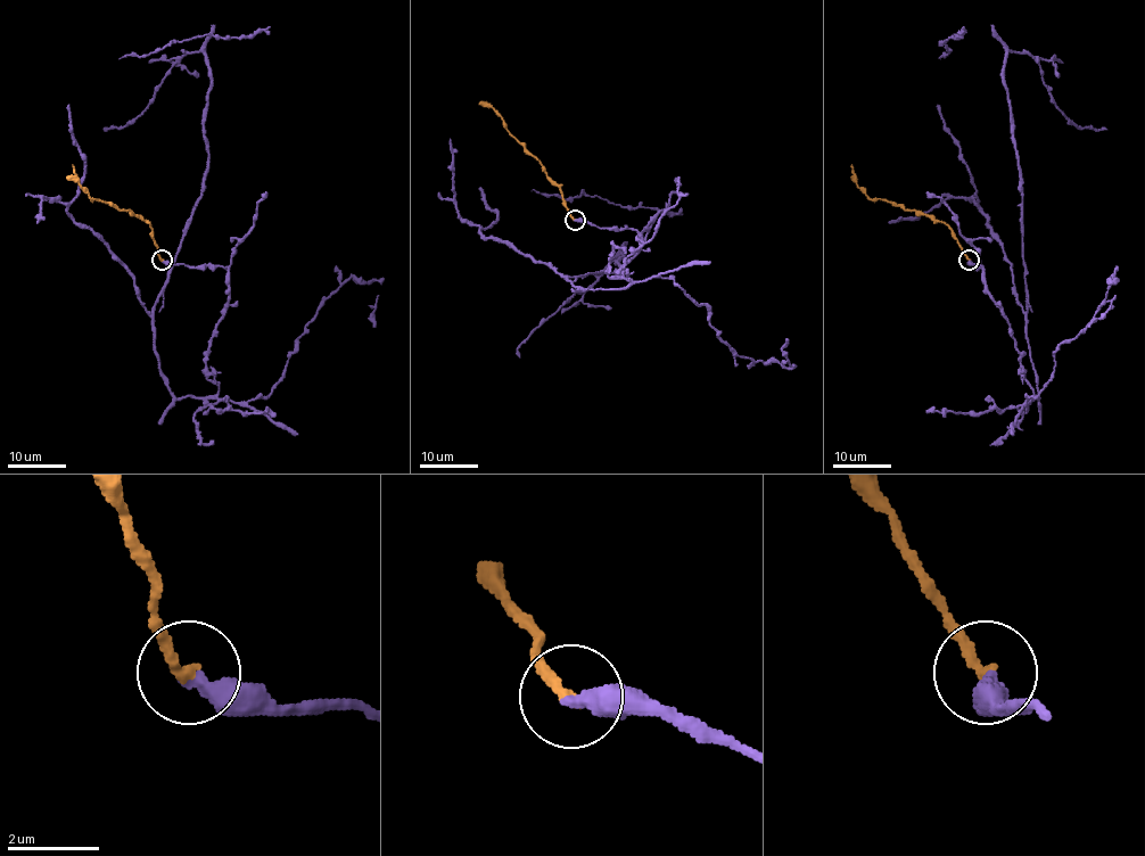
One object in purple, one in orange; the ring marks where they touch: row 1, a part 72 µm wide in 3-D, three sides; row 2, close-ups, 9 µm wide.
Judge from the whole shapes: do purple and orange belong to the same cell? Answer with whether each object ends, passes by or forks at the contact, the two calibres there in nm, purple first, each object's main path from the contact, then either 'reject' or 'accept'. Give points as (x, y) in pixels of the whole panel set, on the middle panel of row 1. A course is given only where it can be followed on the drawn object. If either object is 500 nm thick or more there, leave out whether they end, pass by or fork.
purple ends there; orange ends there; 400 nm thick on the purple side, 260 nm on the other; purple runs (575, 220), (641, 236), (619, 270), (631, 282), (566, 277), (612, 272), (623, 255), (519, 357); orange runs (575, 220), (541, 164), (485, 101); accept

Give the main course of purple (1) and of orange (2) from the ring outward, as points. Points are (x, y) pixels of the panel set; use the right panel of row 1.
1: (969, 260), (983, 270), (986, 290), (1038, 398), (1004, 58), (1027, 51), (1069, 120), (1108, 130)
2: (969, 260), (942, 222), (914, 211), (903, 211), (881, 198), (871, 198), (858, 186), (850, 165)

